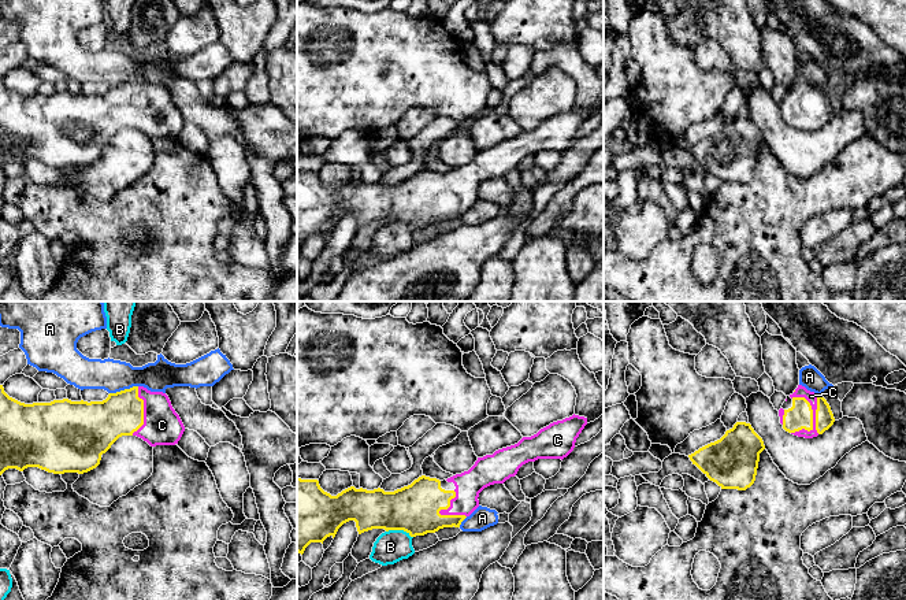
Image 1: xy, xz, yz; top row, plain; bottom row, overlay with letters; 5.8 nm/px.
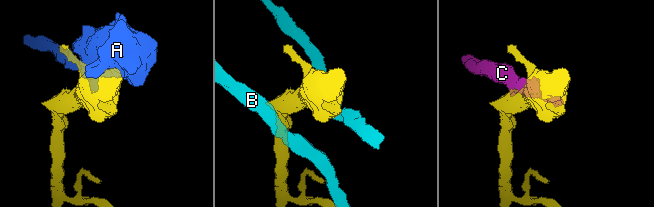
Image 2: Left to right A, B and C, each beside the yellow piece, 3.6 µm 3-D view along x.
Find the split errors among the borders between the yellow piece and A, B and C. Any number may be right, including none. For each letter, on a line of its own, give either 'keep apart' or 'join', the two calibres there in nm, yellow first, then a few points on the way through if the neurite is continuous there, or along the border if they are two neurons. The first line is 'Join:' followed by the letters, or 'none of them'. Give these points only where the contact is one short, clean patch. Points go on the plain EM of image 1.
Join: C
A: keep apart; calibres 280 and 190 nm
B: keep apart; calibres 280 and 190 nm
C: join; calibres 150 and 70 nm

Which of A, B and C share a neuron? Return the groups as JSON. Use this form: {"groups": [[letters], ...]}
{"groups": [["A"], ["B"], ["C"]]}

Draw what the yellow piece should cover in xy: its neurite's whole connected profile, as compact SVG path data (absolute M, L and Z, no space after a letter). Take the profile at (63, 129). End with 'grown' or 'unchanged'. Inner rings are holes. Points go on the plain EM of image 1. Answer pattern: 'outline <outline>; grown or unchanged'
outline M0 78L0 168L8 162L23 164L27 160L53 167L83 167L96 162L101 148L122 129L137 129L156 140L178 137L183 125L168 89L144 79L109 86L103 95L63 92L25 97L10 90Z; grown

